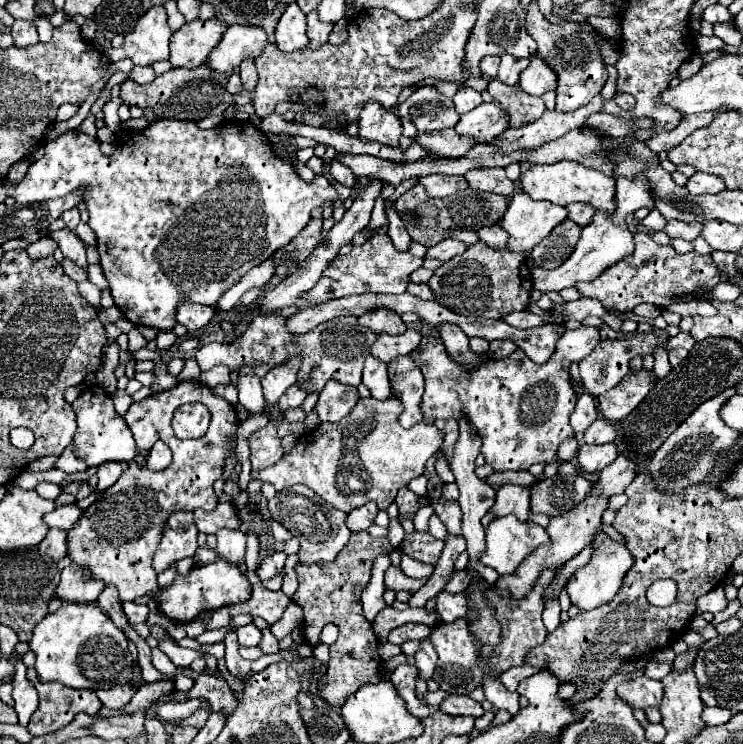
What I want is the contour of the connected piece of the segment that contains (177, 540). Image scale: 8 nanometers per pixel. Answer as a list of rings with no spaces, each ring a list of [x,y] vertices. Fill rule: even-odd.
[[[174,512],[162,534],[162,542],[154,554],[154,570],[164,572],[182,558],[192,558],[198,550],[198,528],[192,512]]]

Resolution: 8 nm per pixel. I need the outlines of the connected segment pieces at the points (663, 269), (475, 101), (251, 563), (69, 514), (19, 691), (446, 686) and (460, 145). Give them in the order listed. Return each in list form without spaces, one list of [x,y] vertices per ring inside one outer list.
[[[636,232],[634,234],[634,254],[626,256],[620,264],[608,268],[592,282],[580,282],[574,288],[586,296],[600,300],[606,308],[618,308],[620,312],[630,312],[640,302],[650,302],[654,306],[668,306],[674,302],[688,302],[688,300],[706,300],[712,286],[720,282],[718,270],[710,258],[698,256],[696,252],[678,254],[672,246],[656,244],[648,234]]]
[[[460,86],[458,92],[454,94],[454,108],[458,110],[458,114],[474,110],[482,102],[484,102],[482,94],[478,90],[474,90],[474,88],[468,88],[468,86]]]
[[[248,536],[248,550],[246,550],[246,570],[250,572],[250,574],[256,574],[258,572],[258,558],[260,558],[260,554],[258,554],[258,540],[256,540],[256,536]]]
[[[76,504],[70,506],[58,506],[56,510],[44,514],[44,522],[48,528],[60,528],[60,530],[70,530],[82,516],[82,510]]]
[[[10,654],[8,656],[8,662],[16,668],[16,676],[14,676],[14,692],[12,692],[12,698],[14,698],[14,710],[18,712],[18,718],[20,718],[20,726],[28,726],[32,714],[36,712],[38,708],[38,694],[34,690],[34,686],[28,682],[26,678],[26,666],[22,662],[22,656],[18,654]]]
[[[458,618],[450,624],[438,624],[438,626],[432,628],[428,638],[430,638],[430,642],[434,644],[434,648],[440,656],[438,668],[434,672],[434,680],[440,684],[442,690],[446,690],[450,694],[470,694],[476,686],[480,686],[482,672],[476,664],[476,644],[474,644],[474,638],[468,632],[466,620]]]
[[[454,128],[436,130],[436,132],[418,132],[414,142],[418,142],[426,152],[432,152],[432,154],[444,156],[444,158],[464,156],[464,152],[468,152],[474,146],[472,140],[458,136],[454,132]]]

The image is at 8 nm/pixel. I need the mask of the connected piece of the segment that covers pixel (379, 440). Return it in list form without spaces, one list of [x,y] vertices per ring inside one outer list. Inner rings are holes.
[[[372,396],[360,398],[354,410],[340,424],[320,424],[318,430],[308,434],[308,438],[306,434],[300,436],[290,454],[258,472],[256,478],[274,484],[276,490],[304,484],[322,500],[346,514],[370,500],[376,502],[380,510],[386,510],[394,502],[396,492],[414,476],[422,474],[428,458],[442,446],[442,432],[436,426],[420,422],[410,430],[404,430],[398,424],[400,412],[402,404],[396,398],[388,398],[384,402]],[[350,424],[360,424],[366,428],[364,436],[346,438],[344,432]]]

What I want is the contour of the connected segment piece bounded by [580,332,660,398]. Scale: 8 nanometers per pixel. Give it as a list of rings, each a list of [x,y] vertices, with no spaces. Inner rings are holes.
[[[636,332],[634,338],[626,338],[626,340],[602,340],[584,360],[580,360],[580,376],[582,376],[582,384],[586,392],[596,398],[604,394],[606,390],[614,388],[624,378],[624,374],[628,374],[630,358],[652,354],[652,348],[658,344],[660,340],[652,336],[650,332]]]

